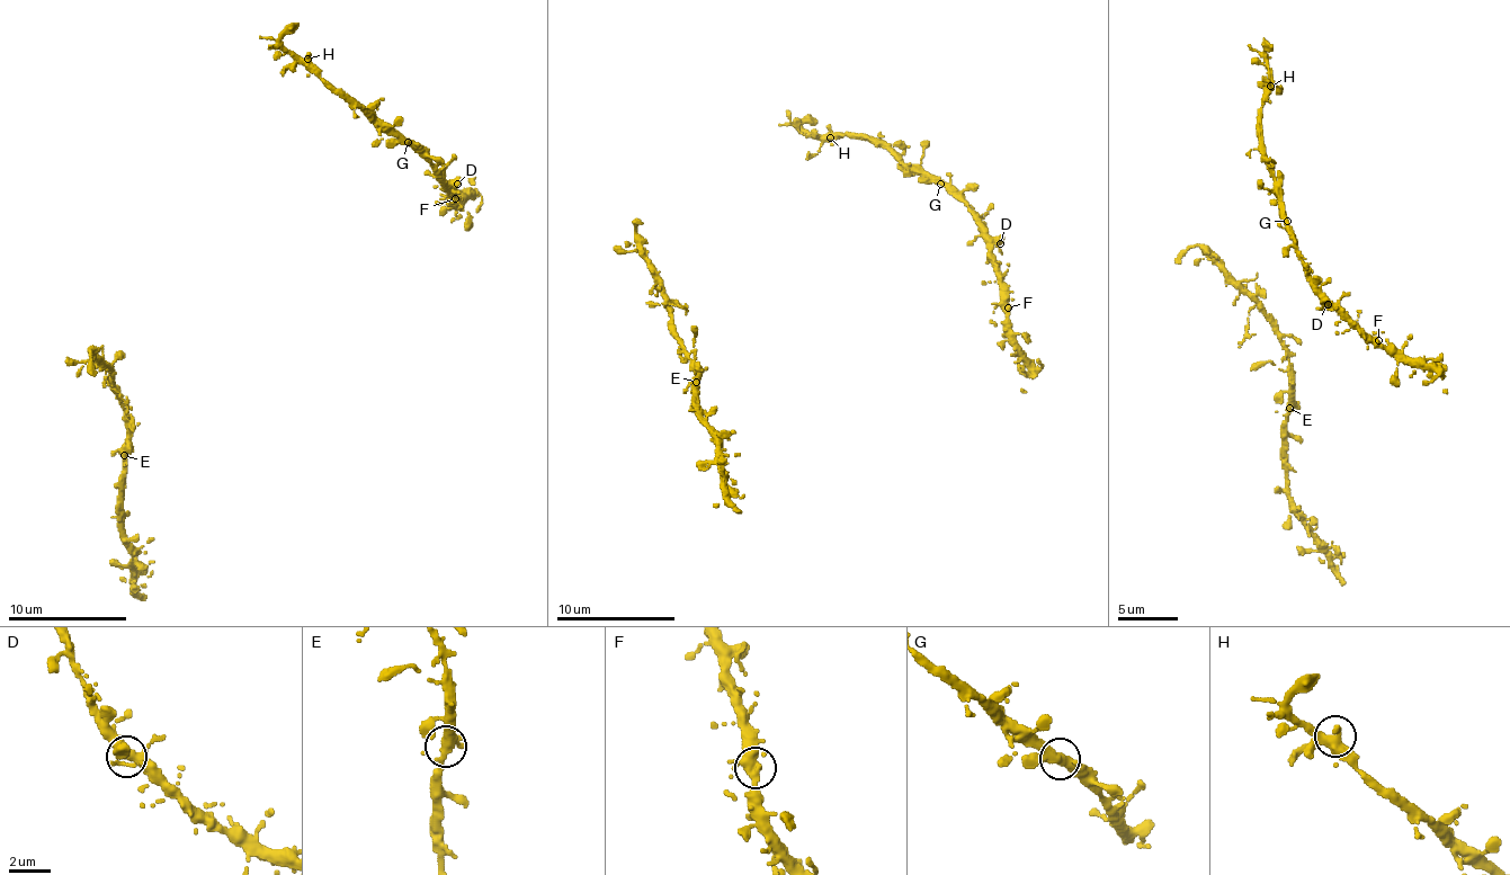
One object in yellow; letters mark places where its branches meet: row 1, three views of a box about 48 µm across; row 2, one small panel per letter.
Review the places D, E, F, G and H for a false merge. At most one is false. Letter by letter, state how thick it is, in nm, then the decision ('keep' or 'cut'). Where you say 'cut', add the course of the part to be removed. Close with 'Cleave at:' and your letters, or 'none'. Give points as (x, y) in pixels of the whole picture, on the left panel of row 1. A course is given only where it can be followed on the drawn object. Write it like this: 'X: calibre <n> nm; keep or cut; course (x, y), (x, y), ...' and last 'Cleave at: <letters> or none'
D: calibre 340 nm; keep
E: calibre 340 nm; keep
F: calibre 360 nm; keep
G: calibre 360 nm; keep
H: calibre 360 nm; keep
Cleave at: none

